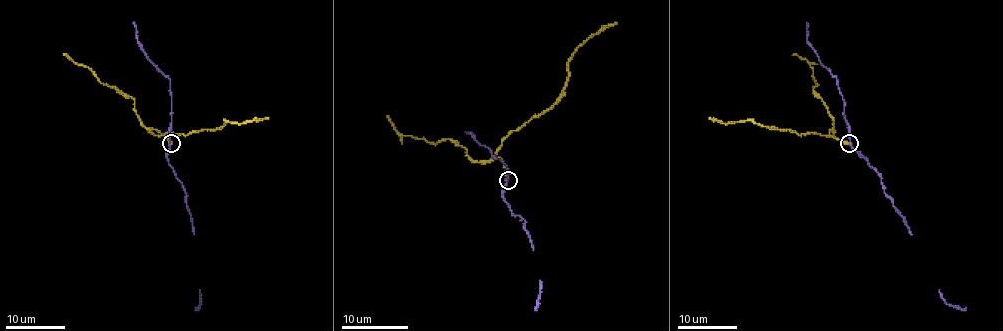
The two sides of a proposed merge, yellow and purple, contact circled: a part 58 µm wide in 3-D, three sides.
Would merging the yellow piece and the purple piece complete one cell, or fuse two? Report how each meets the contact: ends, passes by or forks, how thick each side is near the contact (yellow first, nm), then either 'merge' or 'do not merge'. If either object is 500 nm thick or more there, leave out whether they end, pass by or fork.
yellow ends | purple passes by | 280/150 nm | do not merge

